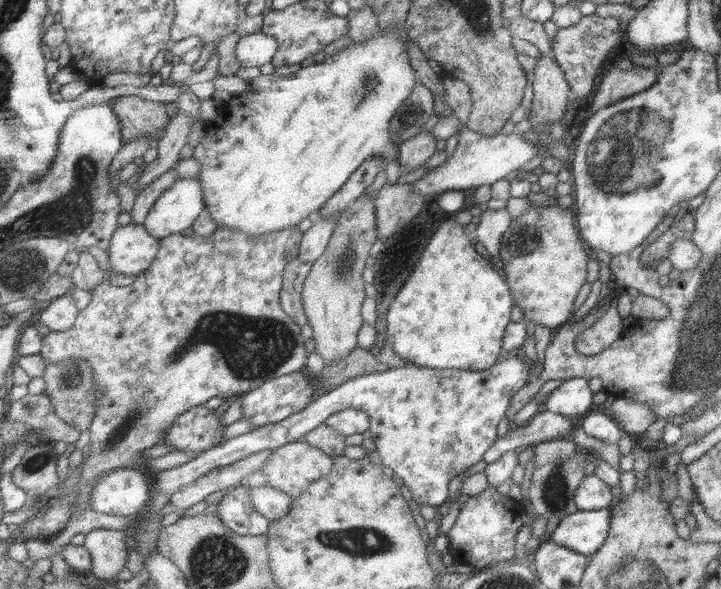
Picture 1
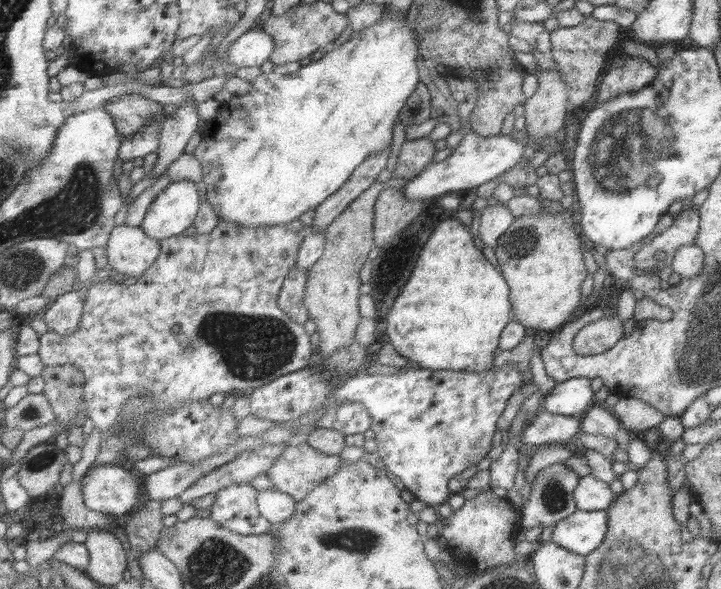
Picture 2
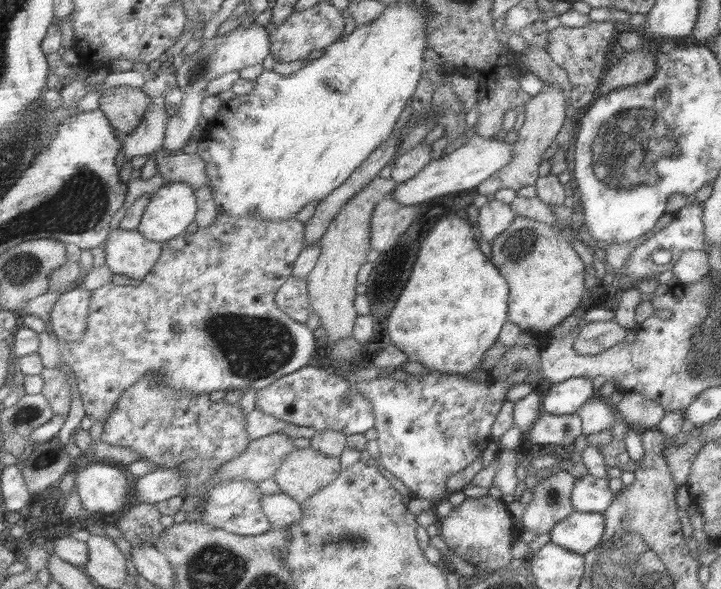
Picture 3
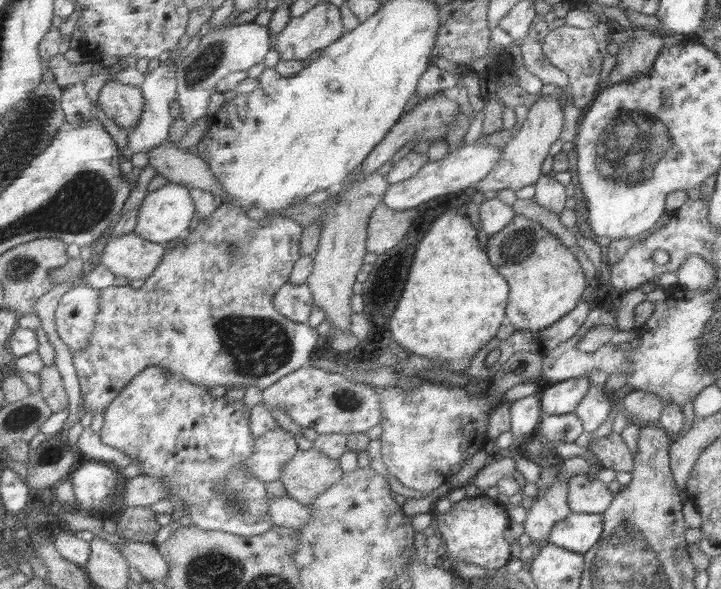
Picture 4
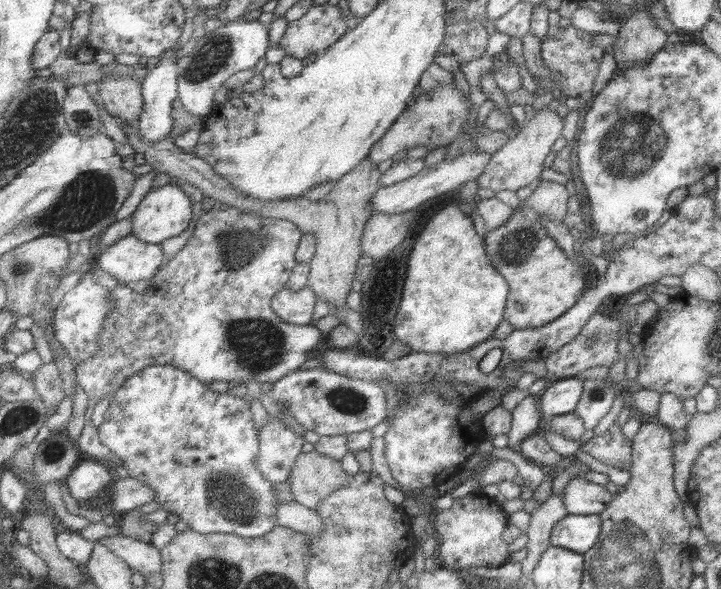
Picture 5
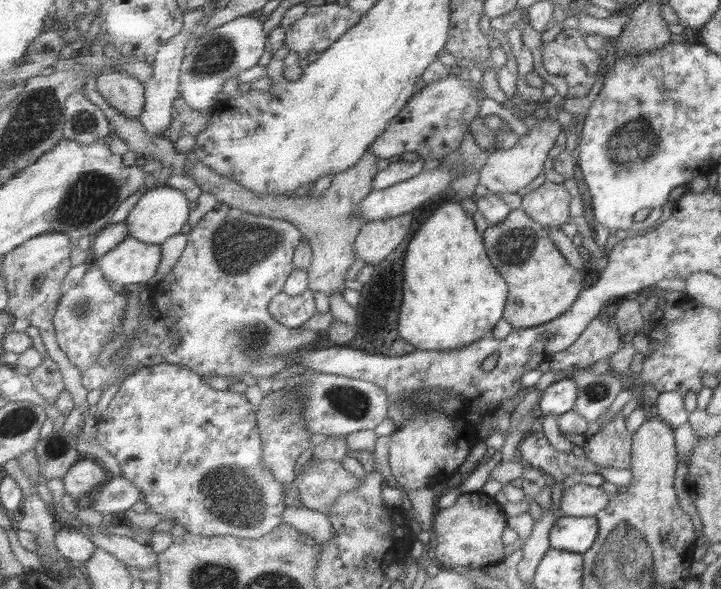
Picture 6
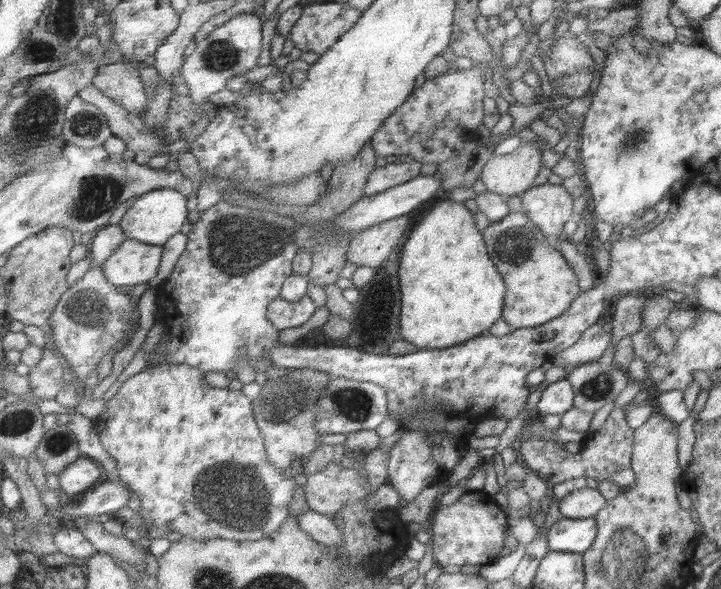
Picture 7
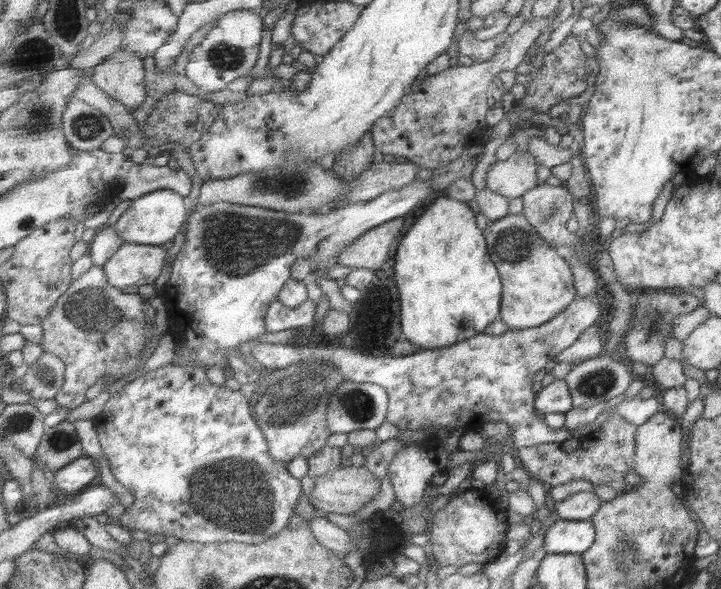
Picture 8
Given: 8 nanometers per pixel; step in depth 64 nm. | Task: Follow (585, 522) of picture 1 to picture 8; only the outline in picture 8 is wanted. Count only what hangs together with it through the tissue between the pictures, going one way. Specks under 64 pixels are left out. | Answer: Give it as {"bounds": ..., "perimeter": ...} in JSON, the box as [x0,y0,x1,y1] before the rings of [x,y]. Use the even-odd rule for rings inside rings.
{"bounds":[543,519,596,554],"perimeter":[[[558,519],[546,531],[543,549],[547,554],[580,554],[596,545],[596,526],[588,520]]]}

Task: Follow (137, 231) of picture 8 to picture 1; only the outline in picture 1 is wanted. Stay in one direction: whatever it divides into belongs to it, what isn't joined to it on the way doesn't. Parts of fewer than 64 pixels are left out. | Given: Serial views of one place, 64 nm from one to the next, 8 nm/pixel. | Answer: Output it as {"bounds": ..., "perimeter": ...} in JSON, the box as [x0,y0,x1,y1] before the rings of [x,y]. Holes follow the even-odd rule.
{"bounds":[145,179,206,239],"perimeter":[[[180,179],[156,202],[145,225],[159,239],[168,238],[194,228],[206,208],[205,188],[201,180]]]}

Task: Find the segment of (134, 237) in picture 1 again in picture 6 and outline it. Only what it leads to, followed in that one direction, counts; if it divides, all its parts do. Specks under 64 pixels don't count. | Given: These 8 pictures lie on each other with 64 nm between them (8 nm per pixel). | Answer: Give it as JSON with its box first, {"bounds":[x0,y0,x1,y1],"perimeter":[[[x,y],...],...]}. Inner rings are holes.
{"bounds":[95,236,162,286],"perimeter":[[[130,236],[108,256],[95,261],[114,285],[150,286],[150,280],[154,280],[162,264],[162,246]]]}

